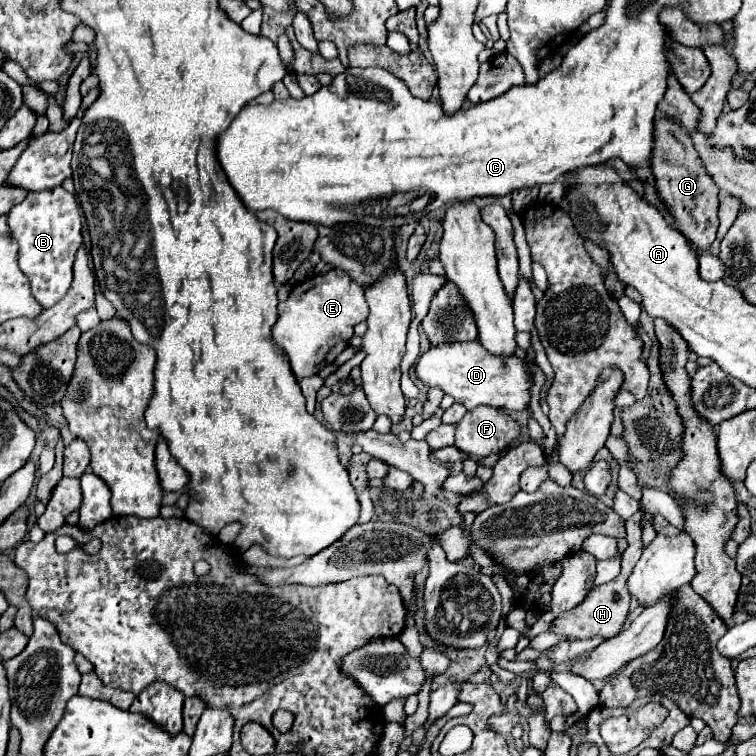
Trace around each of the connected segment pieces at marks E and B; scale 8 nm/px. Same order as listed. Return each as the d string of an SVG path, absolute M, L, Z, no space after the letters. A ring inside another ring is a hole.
M330 269L328 273L312 275L298 283L288 301L278 305L278 321L272 327L274 341L286 351L296 379L316 375L324 365L330 365L348 345L354 335L354 325L368 317L364 291L346 271Z
M64 187L32 191L22 203L12 207L8 213L8 225L20 245L20 269L30 279L32 295L44 309L56 305L72 285L72 263L84 241L82 211L76 197Z

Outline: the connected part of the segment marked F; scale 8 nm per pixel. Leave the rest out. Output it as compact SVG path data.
M476 407L456 425L454 445L476 457L488 457L506 449L520 435L520 423L498 407Z

